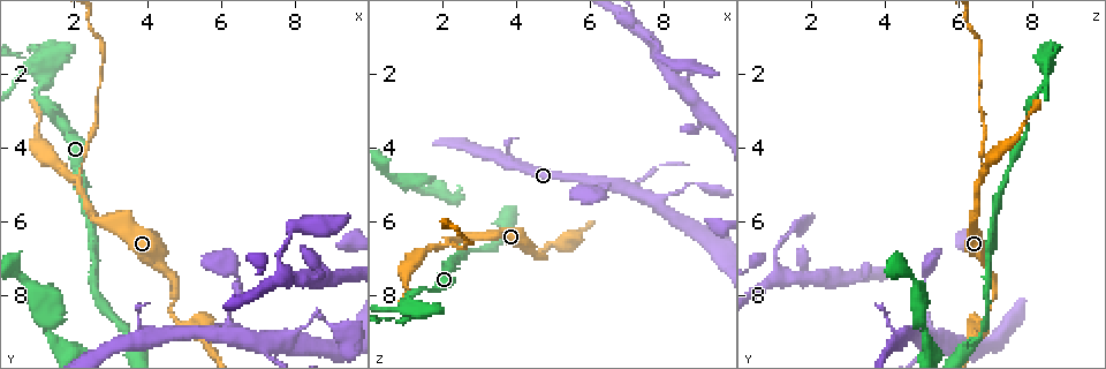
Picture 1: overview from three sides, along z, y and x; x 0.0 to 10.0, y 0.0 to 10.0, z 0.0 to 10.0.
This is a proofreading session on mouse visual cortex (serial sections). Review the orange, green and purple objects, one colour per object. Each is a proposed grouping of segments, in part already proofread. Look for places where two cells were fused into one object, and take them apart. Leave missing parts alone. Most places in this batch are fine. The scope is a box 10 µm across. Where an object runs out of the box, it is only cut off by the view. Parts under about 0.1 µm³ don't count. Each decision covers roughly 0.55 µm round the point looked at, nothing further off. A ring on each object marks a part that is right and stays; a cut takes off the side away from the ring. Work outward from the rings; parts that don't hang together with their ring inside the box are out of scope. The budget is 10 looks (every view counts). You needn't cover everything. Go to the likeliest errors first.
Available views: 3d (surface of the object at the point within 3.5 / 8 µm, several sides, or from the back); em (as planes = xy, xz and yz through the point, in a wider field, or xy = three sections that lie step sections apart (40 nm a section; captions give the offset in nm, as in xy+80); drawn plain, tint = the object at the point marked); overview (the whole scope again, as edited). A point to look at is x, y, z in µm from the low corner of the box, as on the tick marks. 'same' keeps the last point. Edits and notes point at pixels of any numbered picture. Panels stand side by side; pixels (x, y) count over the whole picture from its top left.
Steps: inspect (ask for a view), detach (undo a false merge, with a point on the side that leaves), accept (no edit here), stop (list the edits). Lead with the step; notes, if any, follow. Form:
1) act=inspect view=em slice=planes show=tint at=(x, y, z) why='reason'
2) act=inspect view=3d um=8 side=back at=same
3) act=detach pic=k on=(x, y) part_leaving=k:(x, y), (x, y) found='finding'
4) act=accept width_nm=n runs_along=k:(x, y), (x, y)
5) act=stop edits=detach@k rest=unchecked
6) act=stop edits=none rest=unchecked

act=inspect view=3d um=3.5 at=(2.10, 4.90, 6.55) why='three arms meet'

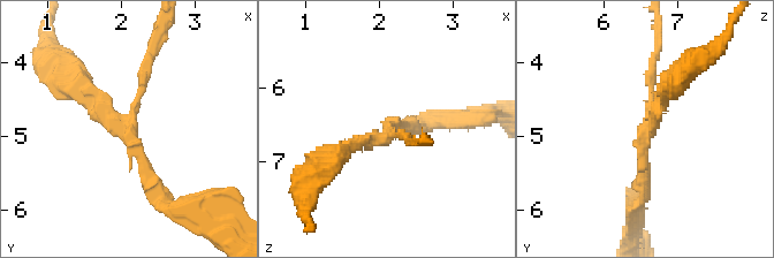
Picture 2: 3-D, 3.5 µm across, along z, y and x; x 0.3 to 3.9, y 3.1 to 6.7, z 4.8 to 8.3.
act=inspect view=em slice=planes show=tint at=(2.15, 4.85, 6.60) why='now the EM'

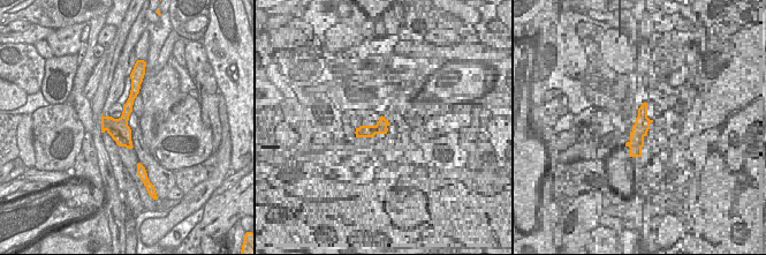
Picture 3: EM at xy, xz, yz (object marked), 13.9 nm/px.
act=accept runs_along=2:(162, 197), (131, 127), (71, 81) found='one cell here'

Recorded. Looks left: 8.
act=inspect view=3d um=3.5 side=back at=(1.20, 1.90, 8.40) why='narrows sharply'

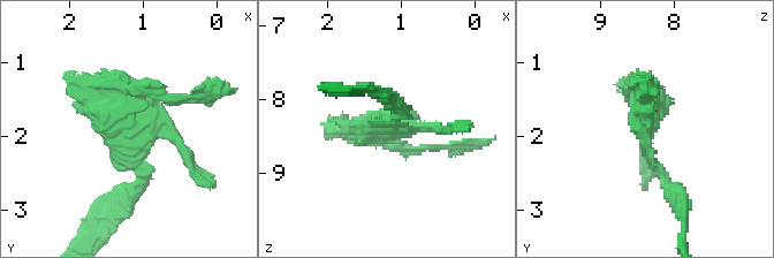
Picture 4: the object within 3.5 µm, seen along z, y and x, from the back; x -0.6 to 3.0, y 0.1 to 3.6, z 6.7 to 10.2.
act=inspect view=em slice=planes show=plain at=(1.15, 1.90, 8.45)

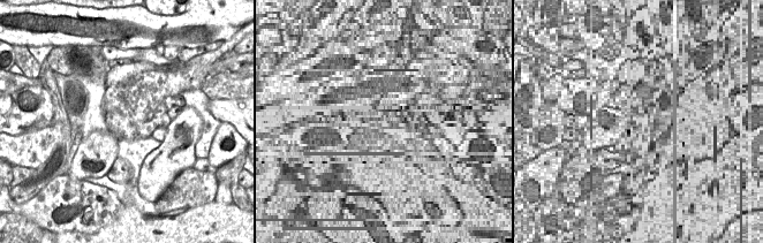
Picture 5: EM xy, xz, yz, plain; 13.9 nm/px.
act=inspect view=em slice=planes show=tint at=same

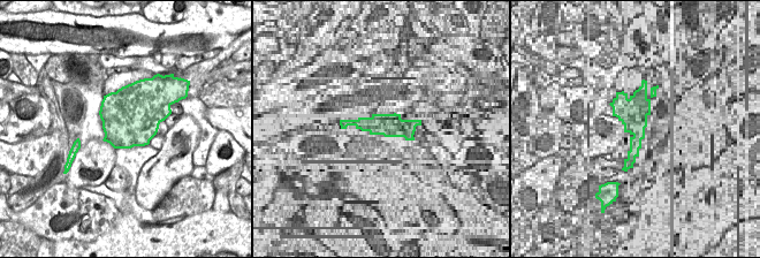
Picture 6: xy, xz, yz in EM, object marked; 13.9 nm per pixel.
act=accept width_nm=800 runs_along=4:(130, 196), (141, 171), (123, 107), (77, 82) found='all the same cell'

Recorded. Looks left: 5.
act=inspect view=em slice=planes show=tint at=(5.10, 8.95, 6.65) why='abrupt turn'

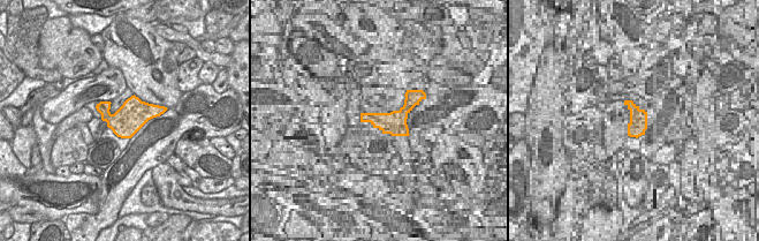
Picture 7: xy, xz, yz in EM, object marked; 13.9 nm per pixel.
act=inspect view=3d um=3.5 at=same why='wider look'

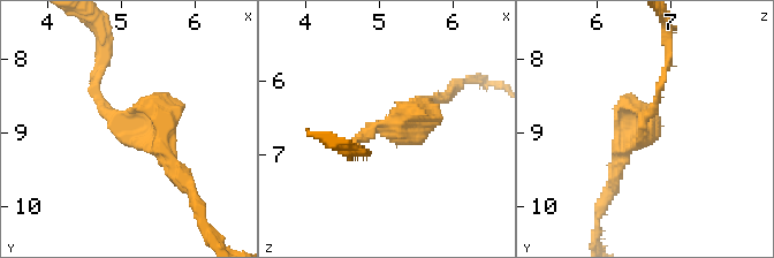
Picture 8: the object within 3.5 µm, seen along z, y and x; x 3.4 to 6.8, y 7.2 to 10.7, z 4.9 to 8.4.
act=accept runs_along=8:(666, 71), (645, 133), (619, 111) found='all the same cell'

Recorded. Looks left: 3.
act=inspect view=3d um=3.5 at=(6.15, 9.05, 4.90) why='three arms meet'

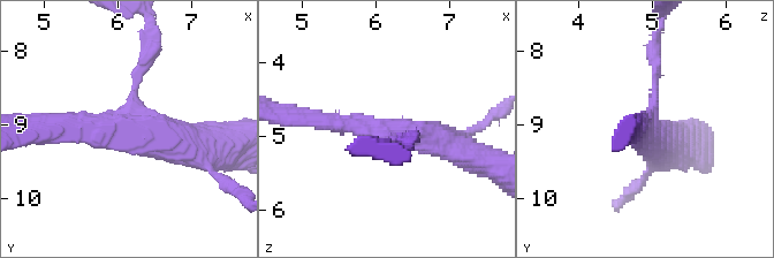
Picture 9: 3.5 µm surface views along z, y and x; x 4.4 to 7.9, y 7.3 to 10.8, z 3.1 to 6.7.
act=inspect view=em slice=xy step=5 show=tint at=(6.10, 9.05, 4.95) arms=3 arm_widths_nm=100,250,450 why='need the tissue'

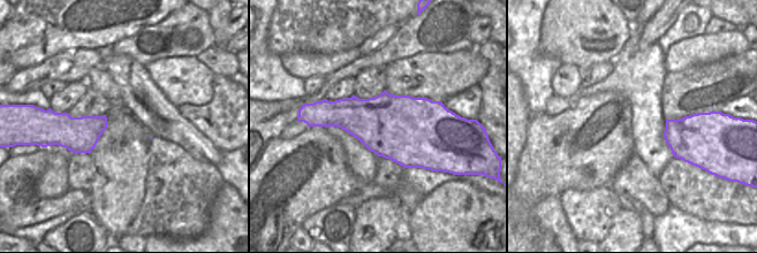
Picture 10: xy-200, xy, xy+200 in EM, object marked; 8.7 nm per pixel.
act=accept runs_along=9:(306, 116), (434, 137), (455, 149) found='one cell here'

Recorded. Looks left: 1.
act=stop edits=none rest=unchecked

